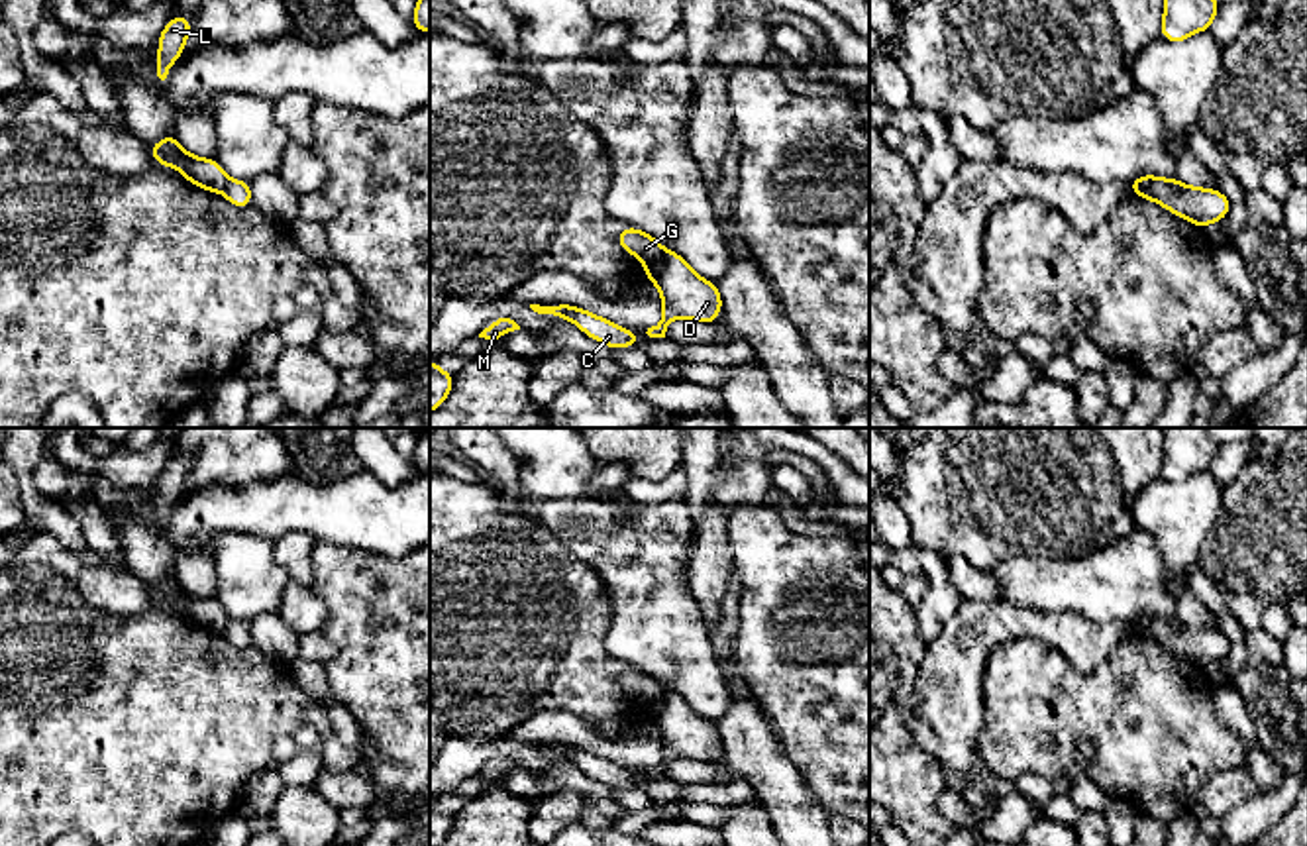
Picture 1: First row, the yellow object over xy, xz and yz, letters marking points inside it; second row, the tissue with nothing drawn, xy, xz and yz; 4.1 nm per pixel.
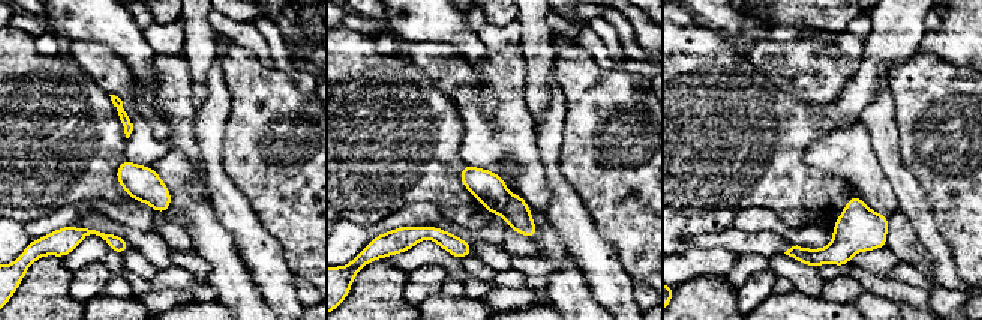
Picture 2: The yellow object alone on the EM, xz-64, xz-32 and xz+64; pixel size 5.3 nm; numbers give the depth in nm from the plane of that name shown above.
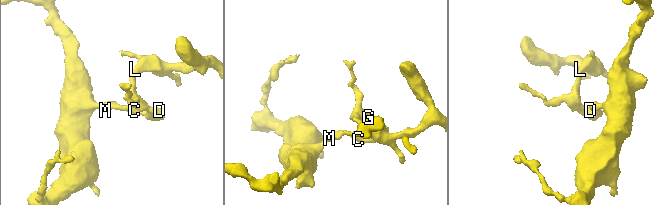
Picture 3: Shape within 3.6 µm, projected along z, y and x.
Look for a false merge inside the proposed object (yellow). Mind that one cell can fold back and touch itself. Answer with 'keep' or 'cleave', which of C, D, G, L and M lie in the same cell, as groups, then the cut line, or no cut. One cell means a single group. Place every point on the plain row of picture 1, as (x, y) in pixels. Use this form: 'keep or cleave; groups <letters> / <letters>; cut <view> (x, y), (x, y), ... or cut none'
cleave; groups C D M / G L; cut xz (666, 691), (666, 703), (654, 721)

